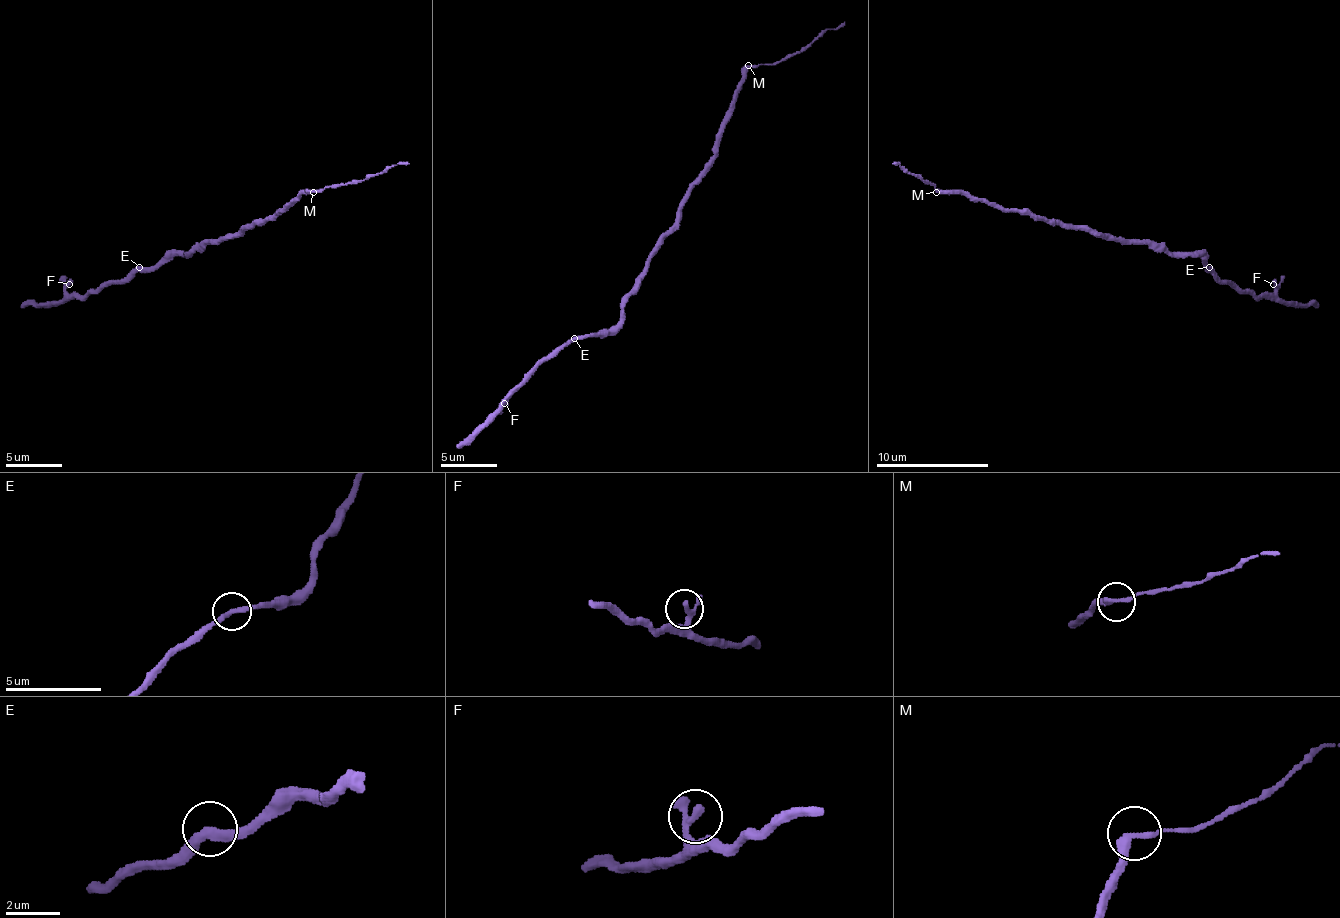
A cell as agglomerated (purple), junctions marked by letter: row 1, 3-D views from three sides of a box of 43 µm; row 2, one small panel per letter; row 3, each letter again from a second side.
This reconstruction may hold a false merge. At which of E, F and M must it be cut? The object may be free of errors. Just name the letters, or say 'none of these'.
M

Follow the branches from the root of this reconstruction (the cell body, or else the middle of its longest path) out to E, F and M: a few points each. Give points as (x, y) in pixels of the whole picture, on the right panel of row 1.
E: (1104, 239), (1163, 244), (1172, 253), (1197, 253), (1203, 258), (1203, 264), (1209, 267)
F: (1104, 239), (1197, 253), (1220, 281), (1256, 295), (1270, 295), (1273, 284)
M: (1104, 239), (1082, 227), (1051, 225), (1025, 211), (1006, 211), (963, 194), (938, 194), (935, 191)

